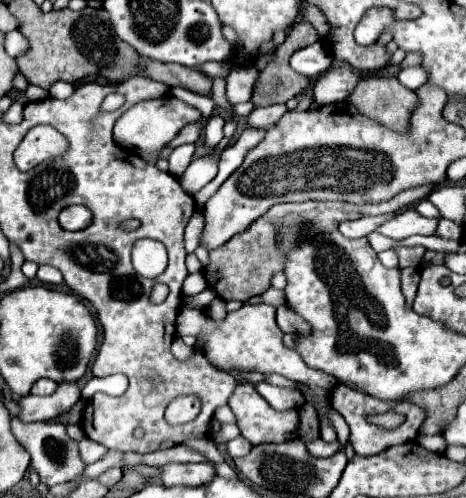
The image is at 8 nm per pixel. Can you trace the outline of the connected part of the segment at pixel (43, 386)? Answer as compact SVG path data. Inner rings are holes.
M42 378L42 380L38 380L34 386L32 386L32 394L38 394L38 396L50 396L52 392L56 392L56 388L58 388L58 384L54 382L54 380L48 380L48 378Z

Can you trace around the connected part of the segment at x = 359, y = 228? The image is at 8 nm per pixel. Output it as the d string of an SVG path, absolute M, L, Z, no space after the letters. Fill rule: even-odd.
M382 214L382 216L370 216L370 218L360 218L360 220L348 220L348 222L342 222L338 226L338 230L344 234L344 236L350 236L350 238L362 238L370 232L374 232L380 224L388 222L390 218L394 218L396 214Z

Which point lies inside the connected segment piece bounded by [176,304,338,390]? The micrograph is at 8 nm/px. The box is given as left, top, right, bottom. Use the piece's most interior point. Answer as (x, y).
(249, 339)

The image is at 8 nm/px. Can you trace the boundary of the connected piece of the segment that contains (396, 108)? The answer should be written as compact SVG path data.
M370 76L360 80L348 100L366 116L376 118L392 130L406 130L408 116L416 106L416 94L400 84L398 78Z

